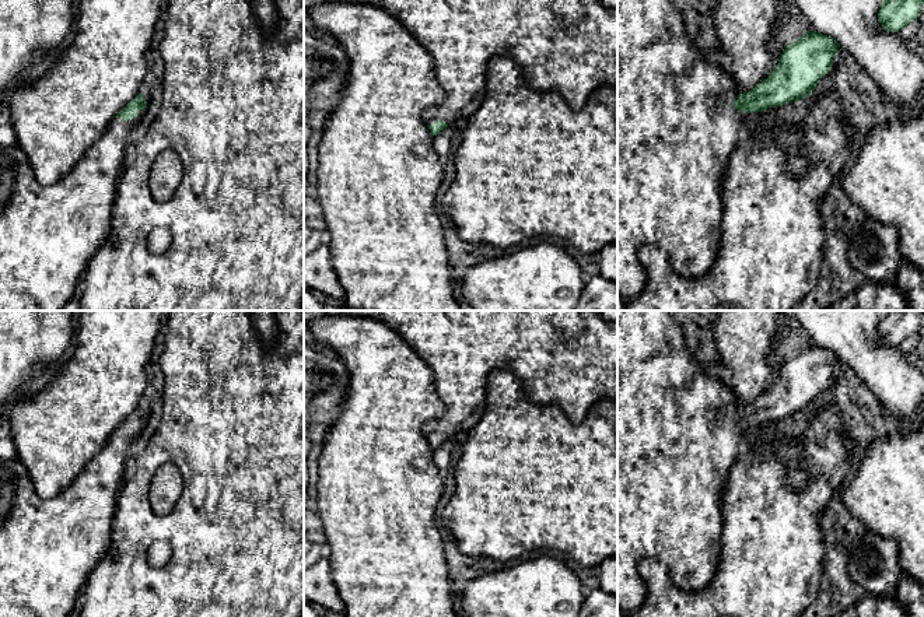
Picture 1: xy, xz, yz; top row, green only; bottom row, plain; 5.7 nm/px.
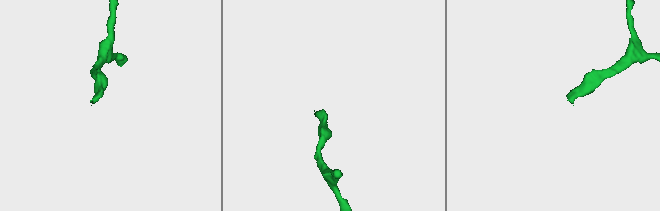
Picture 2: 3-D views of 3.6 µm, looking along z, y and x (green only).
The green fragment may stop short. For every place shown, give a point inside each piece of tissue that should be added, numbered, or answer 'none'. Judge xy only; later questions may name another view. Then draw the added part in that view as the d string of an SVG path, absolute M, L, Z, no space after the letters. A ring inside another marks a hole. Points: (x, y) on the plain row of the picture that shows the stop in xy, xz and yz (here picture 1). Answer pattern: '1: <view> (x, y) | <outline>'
1: xy (48, 547) | M144 424L123 435L113 431L104 449L59 495L45 499L20 462L0 460L0 617L69 617L77 607L80 590L88 575L111 548L116 499L123 487L123 473L130 456L144 446Z

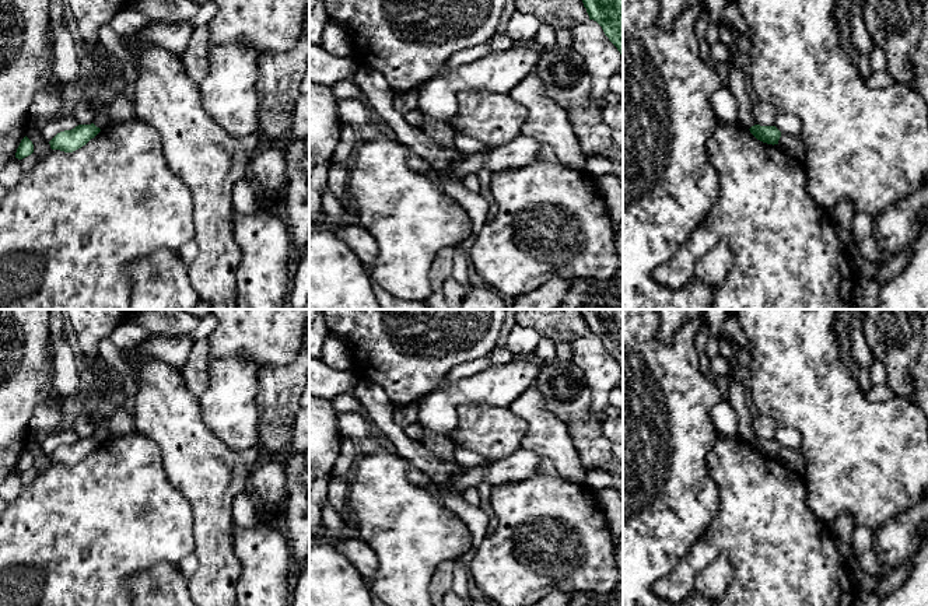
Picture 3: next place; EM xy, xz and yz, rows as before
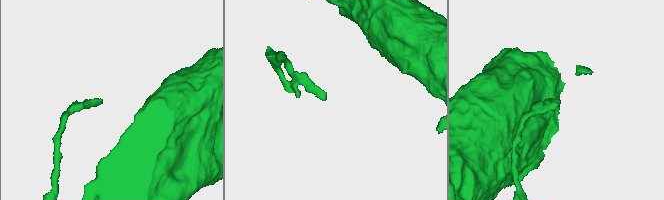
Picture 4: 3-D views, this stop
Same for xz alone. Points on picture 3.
none

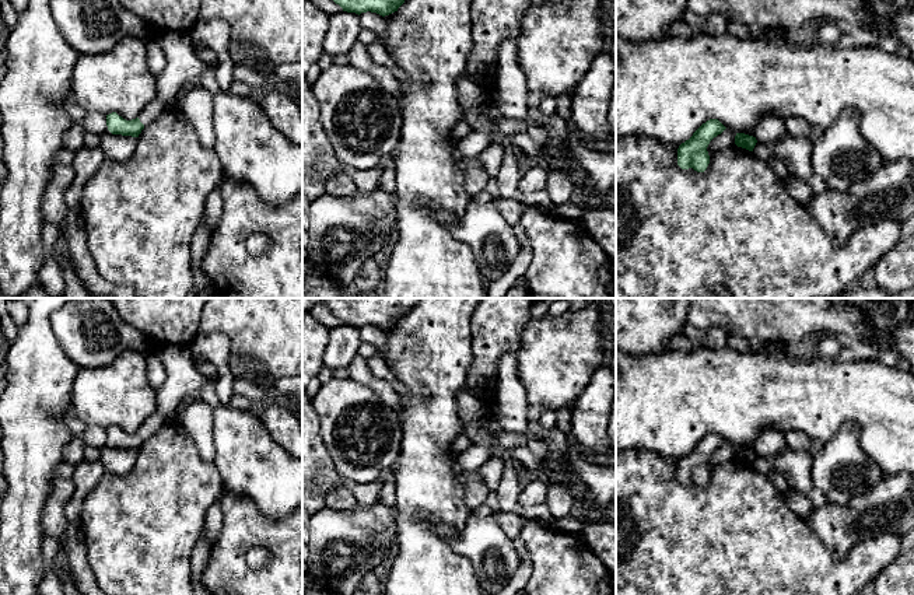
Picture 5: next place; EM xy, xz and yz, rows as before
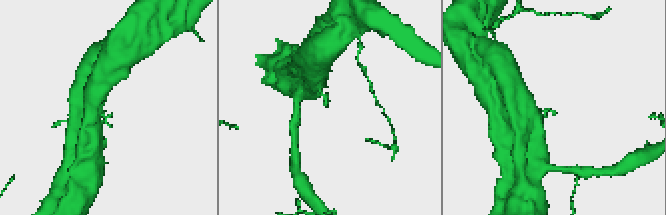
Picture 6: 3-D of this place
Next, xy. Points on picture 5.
1: xy (184, 381) | M162 344L155 346L155 356L167 371L165 382L157 389L155 413L139 428L146 440L162 426L178 421L178 412L185 400L193 399L207 382L216 382L216 377L207 377L196 370L189 347Z

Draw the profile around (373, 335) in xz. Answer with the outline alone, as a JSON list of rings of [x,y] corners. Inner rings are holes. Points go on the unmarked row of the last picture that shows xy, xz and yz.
[[[361,326],[360,328],[360,337],[363,343],[370,343],[378,349],[381,353],[386,344],[386,336],[382,329],[377,326]]]

